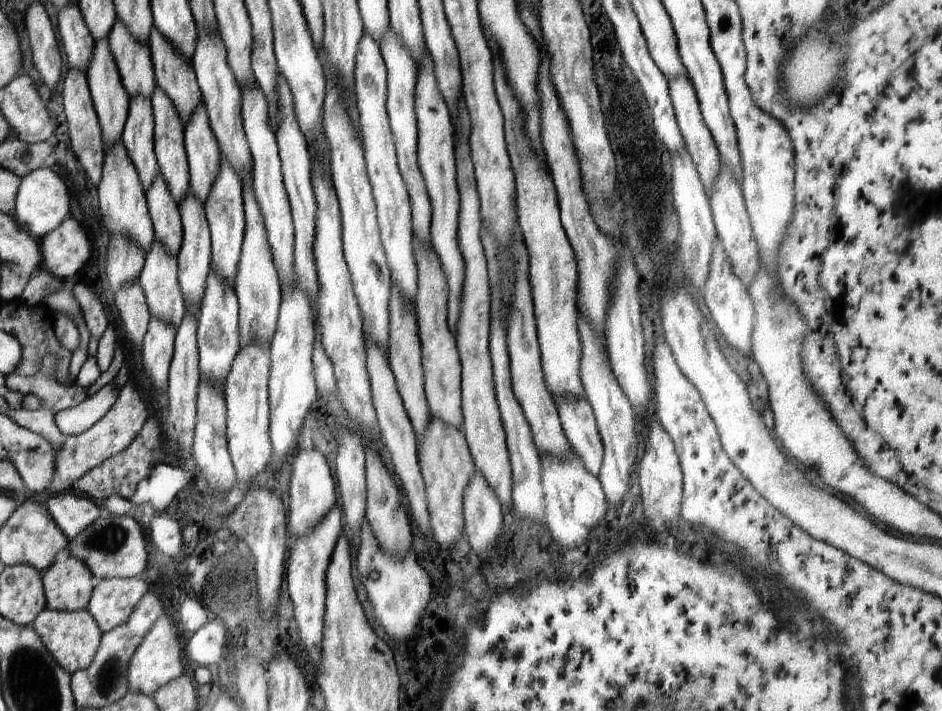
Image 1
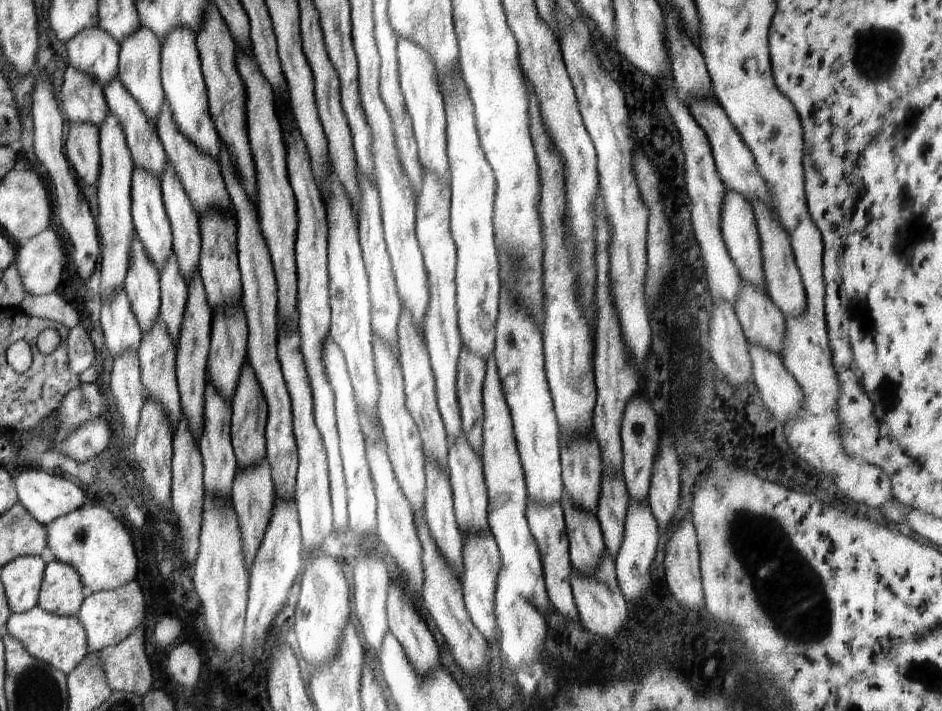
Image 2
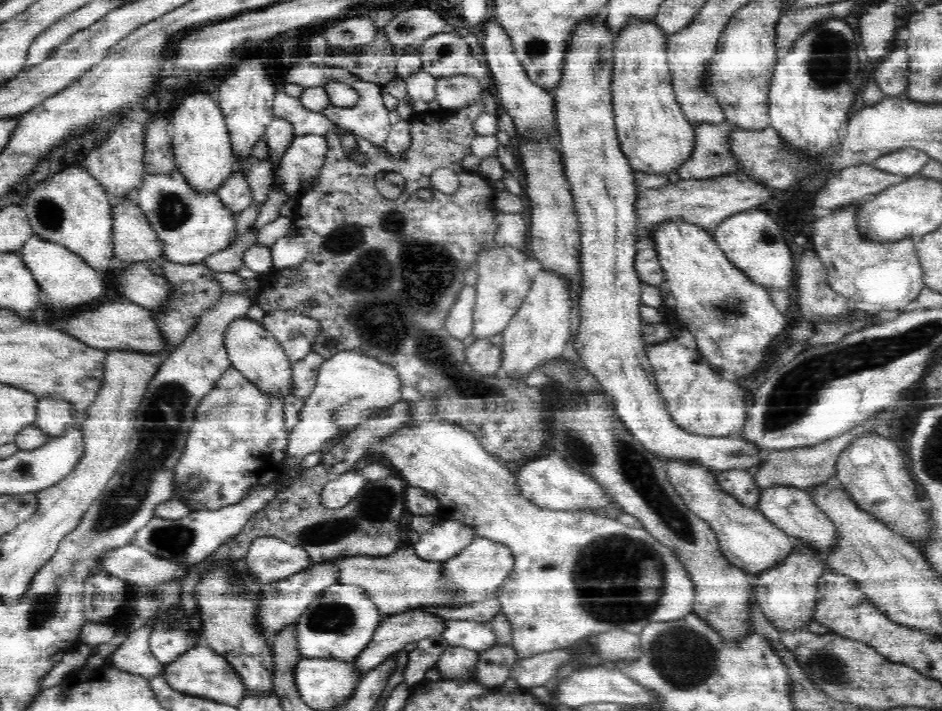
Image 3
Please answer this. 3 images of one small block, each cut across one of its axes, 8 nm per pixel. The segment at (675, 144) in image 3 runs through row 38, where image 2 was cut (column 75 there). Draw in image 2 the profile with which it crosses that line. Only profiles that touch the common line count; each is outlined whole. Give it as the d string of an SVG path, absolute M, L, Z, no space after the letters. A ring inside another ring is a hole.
M34 606L26 612L14 613L6 630L14 638L22 641L31 655L57 667L67 676L89 655L88 635L76 616L62 617L50 614L42 607Z

